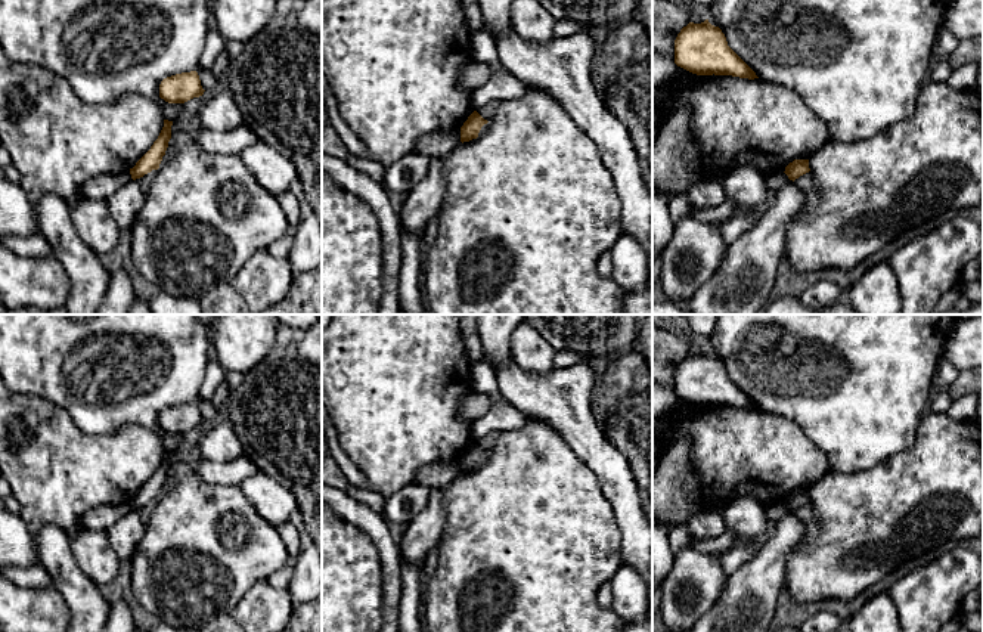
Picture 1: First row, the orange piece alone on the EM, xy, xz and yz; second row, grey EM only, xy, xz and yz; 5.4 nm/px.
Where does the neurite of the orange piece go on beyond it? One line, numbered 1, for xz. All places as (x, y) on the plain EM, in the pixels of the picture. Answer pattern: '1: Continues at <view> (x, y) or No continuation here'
1: No continuation here

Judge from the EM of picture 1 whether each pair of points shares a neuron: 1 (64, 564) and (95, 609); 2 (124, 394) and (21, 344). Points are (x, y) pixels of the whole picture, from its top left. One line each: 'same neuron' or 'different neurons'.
1: same neuron
2: same neuron

